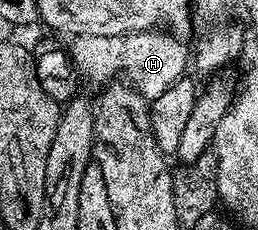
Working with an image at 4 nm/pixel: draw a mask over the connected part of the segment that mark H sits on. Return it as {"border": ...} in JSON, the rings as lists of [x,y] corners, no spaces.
{"border":[[[162,28],[141,30],[138,34],[124,36],[77,35],[68,46],[68,53],[79,75],[90,82],[110,84],[117,74],[123,74],[125,81],[139,90],[147,100],[164,96],[172,84],[184,77],[188,70],[188,50],[181,37]]]}

